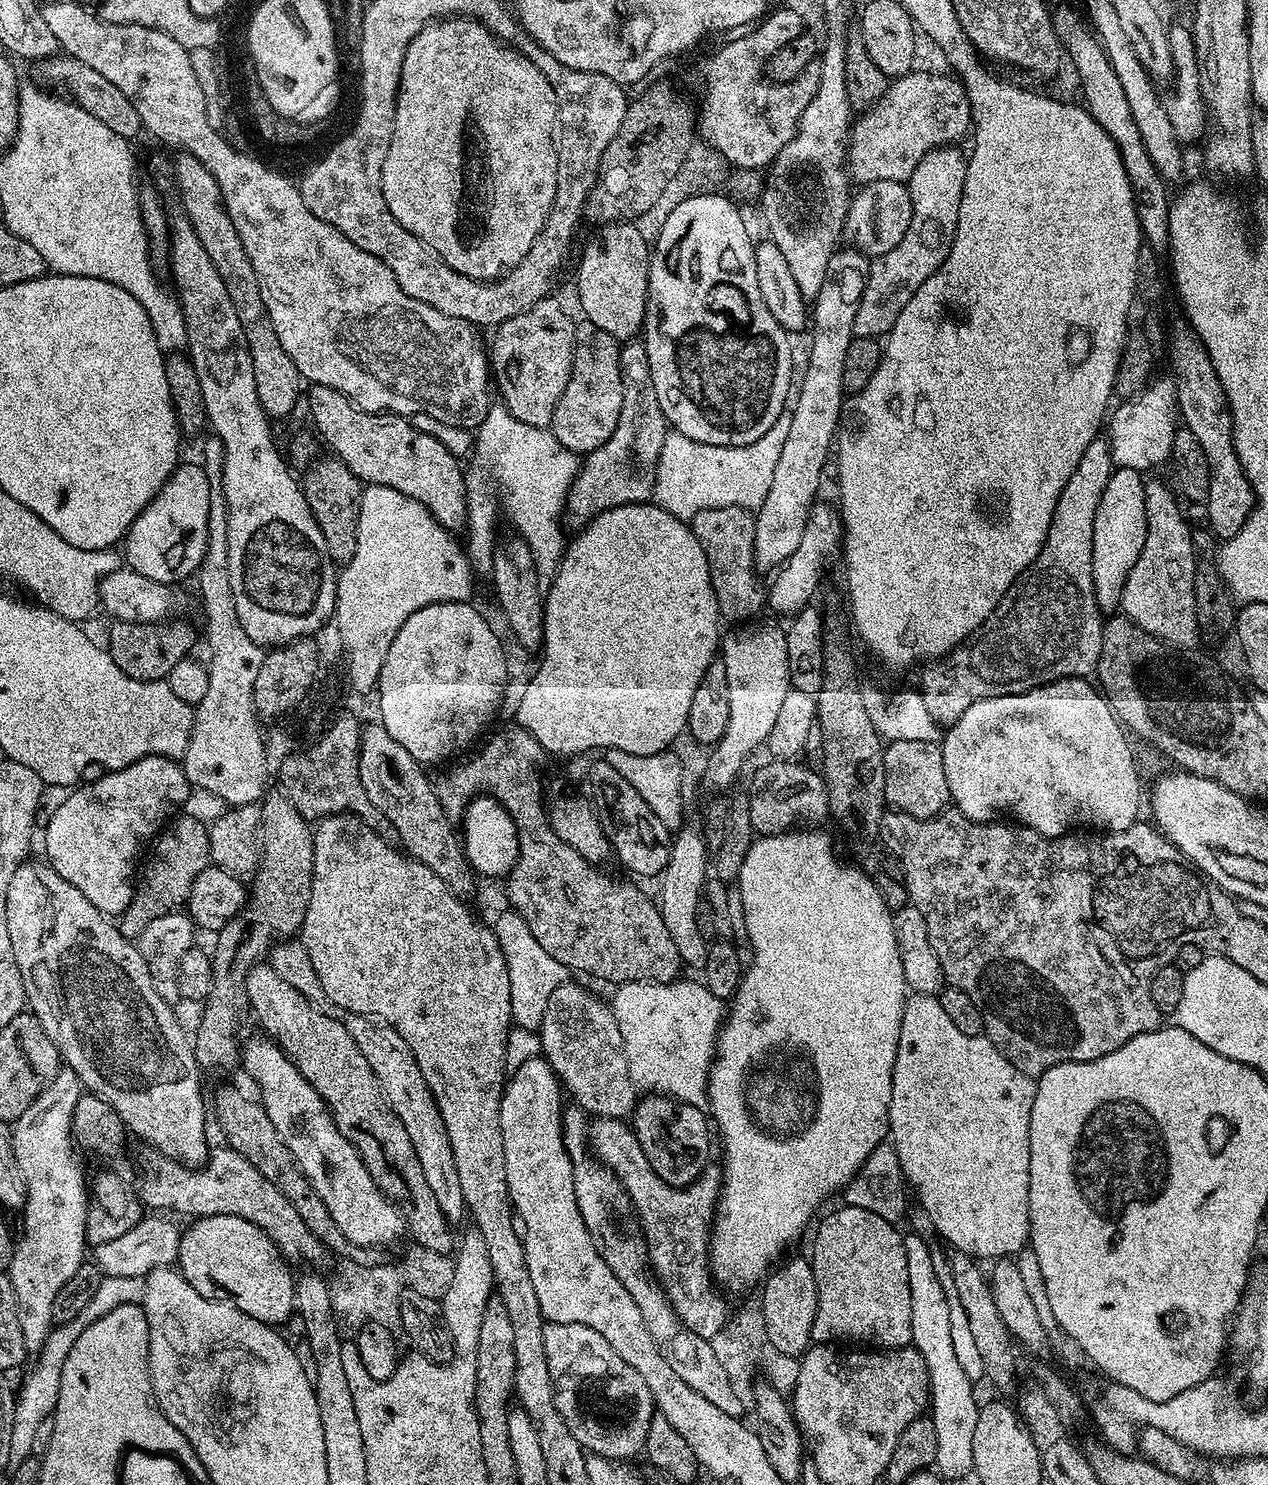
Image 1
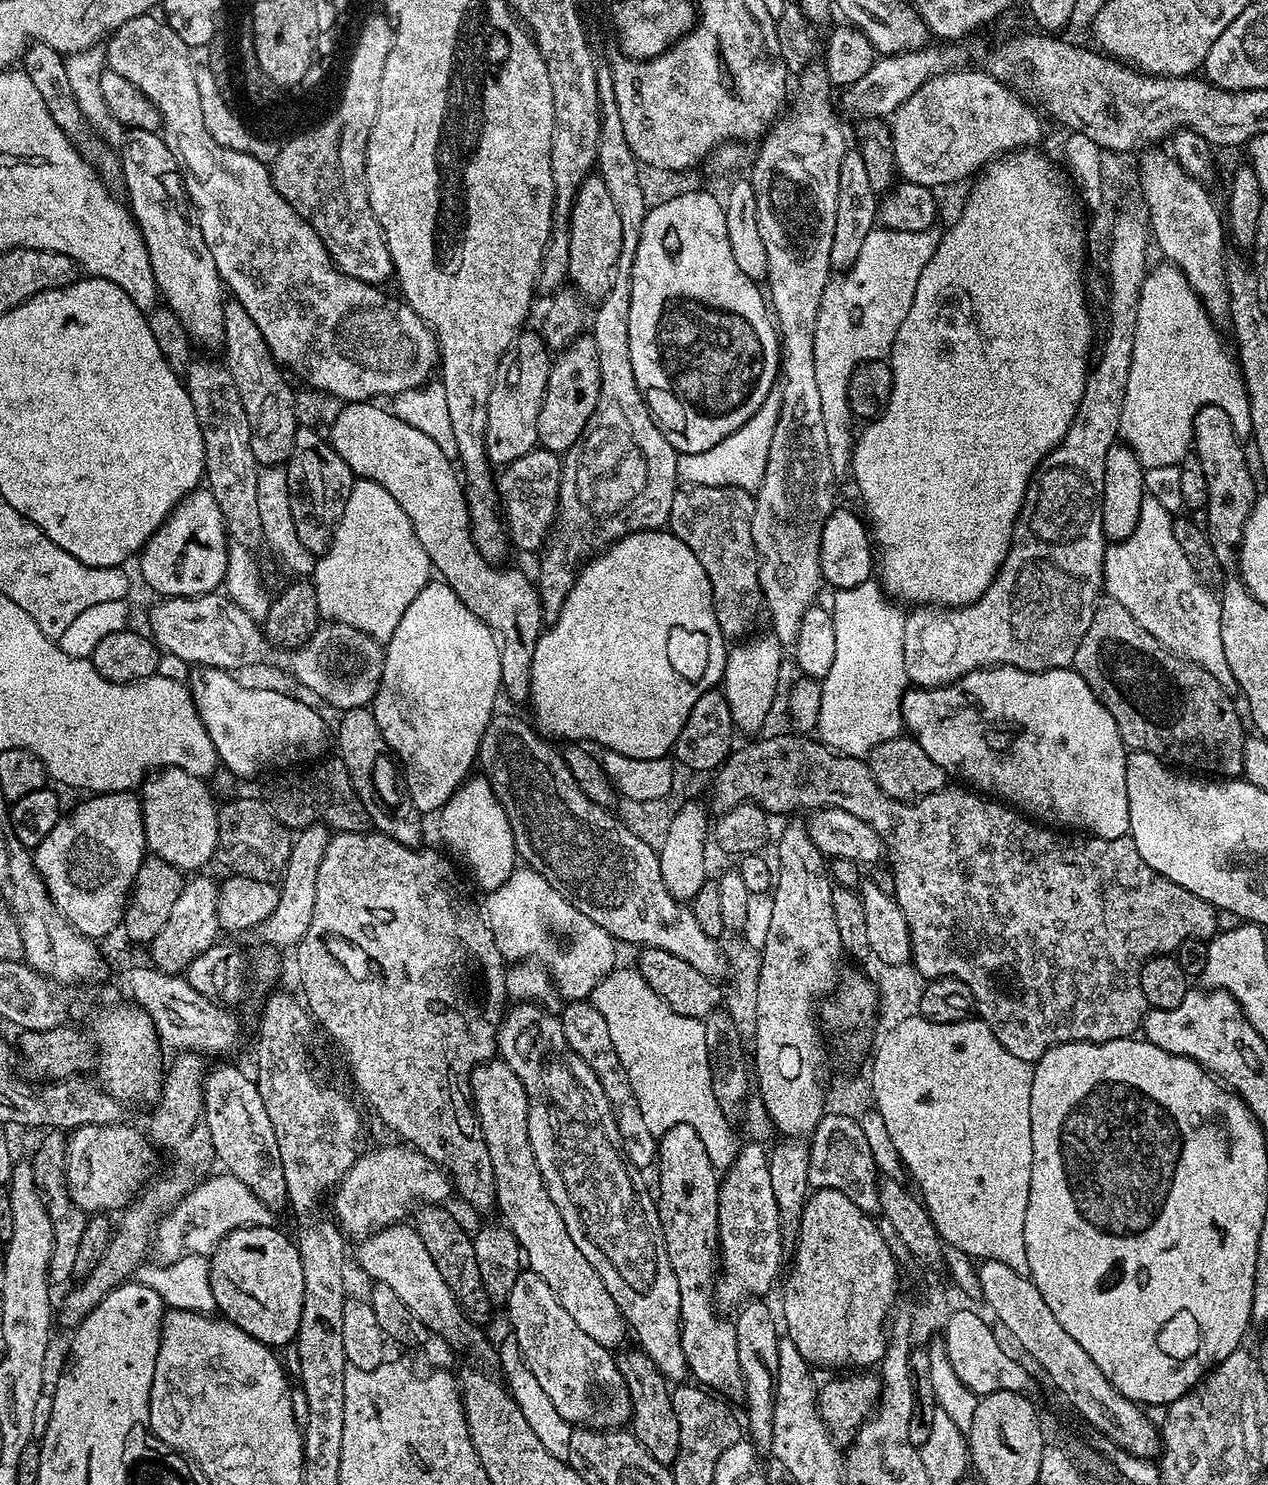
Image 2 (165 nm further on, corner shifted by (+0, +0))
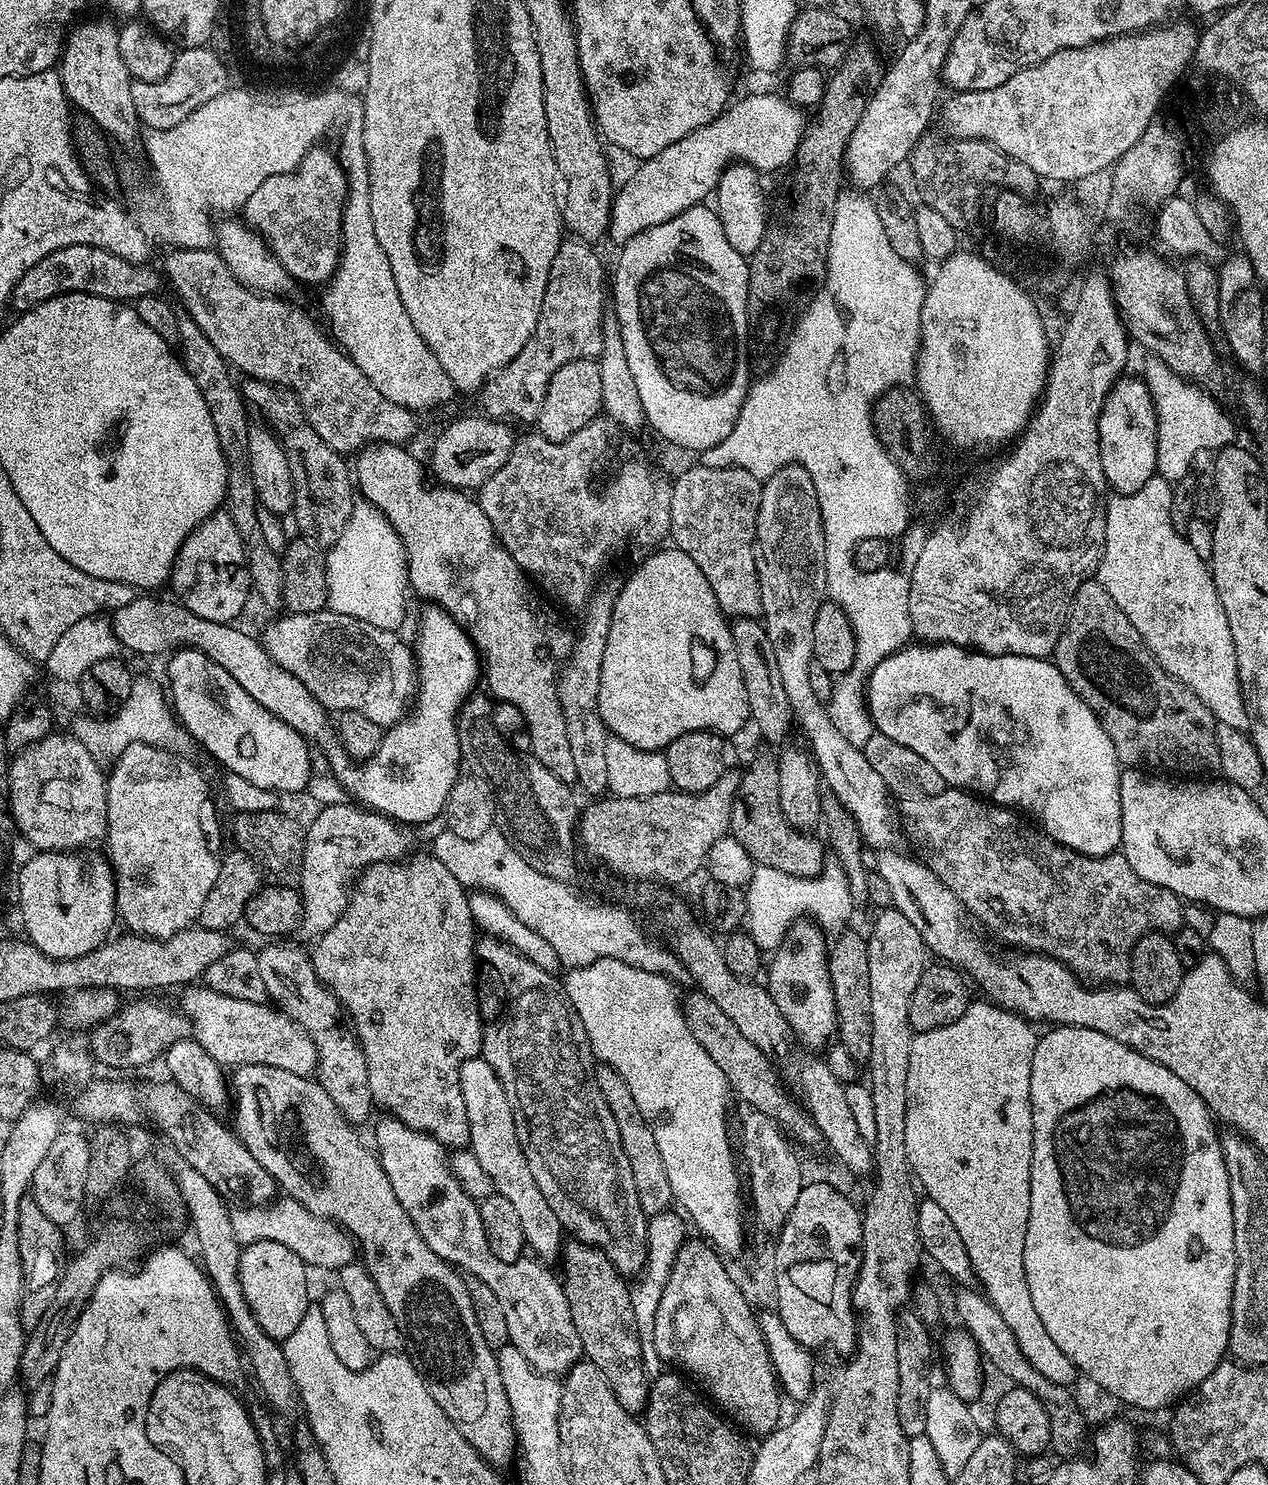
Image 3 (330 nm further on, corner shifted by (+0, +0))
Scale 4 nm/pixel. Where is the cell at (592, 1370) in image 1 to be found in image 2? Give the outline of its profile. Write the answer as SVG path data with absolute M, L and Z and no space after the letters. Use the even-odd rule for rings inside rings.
M531 1270L521 1271L519 1278L514 1282L514 1290L508 1292L506 1301L508 1320L512 1323L512 1332L516 1335L516 1344L520 1347L520 1356L526 1367L532 1371L538 1387L544 1391L546 1399L552 1403L552 1408L568 1423L568 1426L583 1426L601 1430L620 1430L632 1419L632 1399L630 1390L622 1378L616 1365L616 1356L609 1349L604 1348L590 1334L586 1334L562 1310L554 1290L542 1282L542 1278Z

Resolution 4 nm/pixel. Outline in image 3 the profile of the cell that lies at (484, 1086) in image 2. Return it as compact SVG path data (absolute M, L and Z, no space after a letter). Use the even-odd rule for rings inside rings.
M482 1058L467 1060L460 1068L460 1089L462 1090L462 1102L466 1102L466 1122L470 1122L470 1138L468 1139L468 1148L474 1154L474 1158L478 1158L478 1162L481 1164L481 1166L485 1167L486 1174L490 1174L490 1178L493 1179L494 1186L496 1187L496 1195L508 1199L508 1201L512 1204L514 1211L518 1213L518 1218L522 1222L522 1234L524 1235L525 1245L527 1245L531 1251L533 1248L533 1250L537 1252L533 1253L535 1253L535 1255L539 1257L541 1261L559 1261L562 1256L562 1249L566 1239L566 1229L564 1229L558 1222L558 1214L554 1214L554 1210L550 1206L550 1202L546 1202L546 1197L543 1196L542 1190L538 1190L538 1182L534 1182L534 1173L531 1172L530 1166L526 1162L526 1154L518 1142L518 1130L514 1126L514 1114L510 1114L510 1102L506 1102L506 1090L502 1090L502 1082L498 1082L498 1074L494 1074L494 1070L490 1066L490 1062L486 1062Z

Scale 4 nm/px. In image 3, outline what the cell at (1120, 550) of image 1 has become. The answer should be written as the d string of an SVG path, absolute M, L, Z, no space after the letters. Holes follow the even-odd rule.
M1127 376L1117 380L1108 391L1098 422L1098 450L1104 482L1113 493L1121 496L1142 490L1158 472L1158 422L1154 402L1143 379Z

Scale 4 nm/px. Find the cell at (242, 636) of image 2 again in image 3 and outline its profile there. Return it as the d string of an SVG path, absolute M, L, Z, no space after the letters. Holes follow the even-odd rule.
M325 610L278 615L264 628L262 643L272 661L298 678L326 709L361 712L370 722L393 726L405 717L418 689L417 657L398 637L350 614Z

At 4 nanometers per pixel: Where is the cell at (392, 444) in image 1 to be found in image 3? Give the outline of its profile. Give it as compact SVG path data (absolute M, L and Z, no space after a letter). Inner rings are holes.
M399 444L361 448L356 464L354 460L359 495L369 500L400 535L408 555L411 591L439 605L467 629L479 652L489 690L520 711L528 727L531 755L561 782L575 785L566 718L556 693L557 676L572 653L573 629L563 628L559 618L544 609L541 593L500 543L482 506L458 488L424 488L425 465L423 468L406 449Z

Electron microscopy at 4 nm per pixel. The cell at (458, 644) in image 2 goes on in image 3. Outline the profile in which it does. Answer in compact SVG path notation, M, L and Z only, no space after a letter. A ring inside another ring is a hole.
M142 594L133 597L126 606L115 609L111 615L114 634L125 649L127 647L132 652L148 656L164 651L167 653L169 650L181 647L197 649L218 663L218 666L222 666L260 706L266 707L266 710L270 710L276 717L282 718L288 726L298 730L306 740L320 745L328 756L329 771L359 805L377 811L404 826L424 824L443 813L448 794L462 770L456 717L460 713L461 705L475 691L474 686L482 674L482 661L476 645L469 638L464 626L457 623L439 605L429 605L422 614L420 638L418 644L414 646L418 665L418 689L410 713L385 731L374 755L369 756L361 764L355 761L336 739L335 729L333 725L331 728L328 722L329 713L324 705L317 702L298 678L272 661L259 639L242 633L233 623L212 622L186 610L184 605L177 601L166 602L150 596L153 595Z

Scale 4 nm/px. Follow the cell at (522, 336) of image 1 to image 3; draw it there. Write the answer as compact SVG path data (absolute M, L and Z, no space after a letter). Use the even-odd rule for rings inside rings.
M479 414L480 416L460 416L457 420L452 420L440 432L440 437L432 444L432 468L430 464L430 472L437 476L441 485L449 488L458 488L461 490L478 490L487 480L494 474L498 474L498 470L502 470L502 466L506 462L506 458L510 458L512 447L518 439L517 433L512 433L513 425L502 420L493 420L487 414Z

